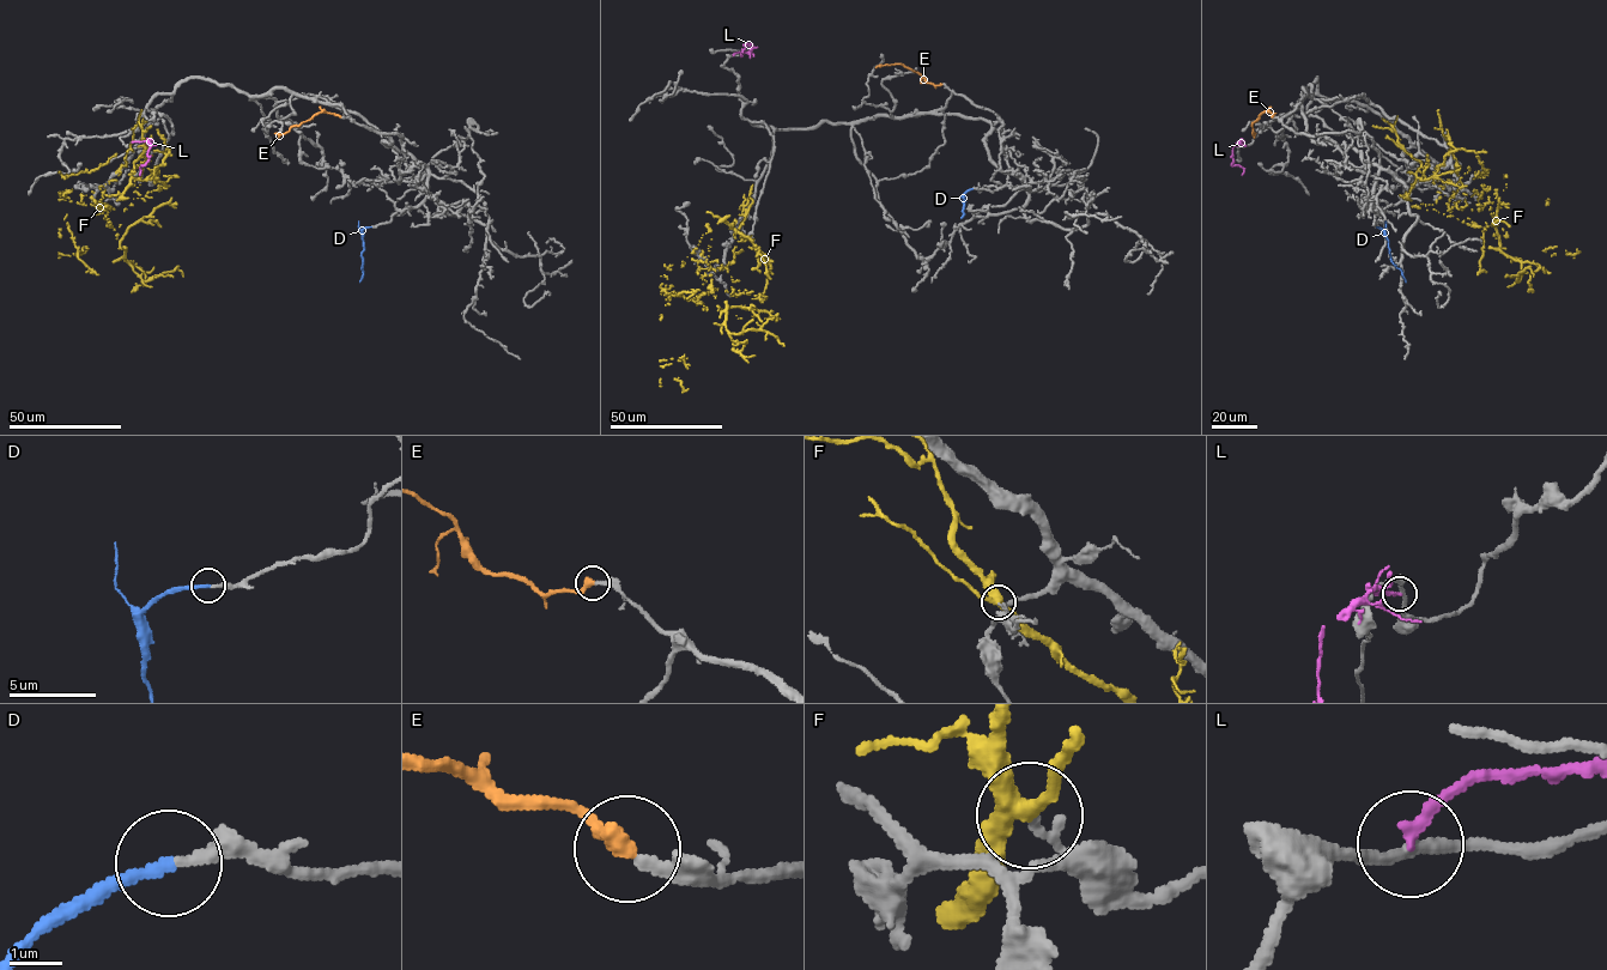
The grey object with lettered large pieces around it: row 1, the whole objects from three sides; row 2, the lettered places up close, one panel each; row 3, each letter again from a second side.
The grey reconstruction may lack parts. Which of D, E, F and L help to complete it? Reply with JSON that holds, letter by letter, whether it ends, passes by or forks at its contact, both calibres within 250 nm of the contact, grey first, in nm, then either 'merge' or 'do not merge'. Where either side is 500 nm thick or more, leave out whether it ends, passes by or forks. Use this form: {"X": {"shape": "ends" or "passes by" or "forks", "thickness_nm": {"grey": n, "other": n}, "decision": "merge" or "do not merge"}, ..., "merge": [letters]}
{"D": {"shape": "ends", "thickness_nm": {"grey": 220, "other": 220}, "decision": "merge"}, "E": {"shape": "ends", "thickness_nm": {"grey": 240, "other": 400}, "decision": "merge"}, "F": {"shape": "forks", "thickness_nm": {"grey": 160, "other": 360}, "decision": "do not merge"}, "L": {"shape": "ends", "thickness_nm": {"grey": 220, "other": 200}, "decision": "do not merge"}, "merge": ["D", "E"]}

